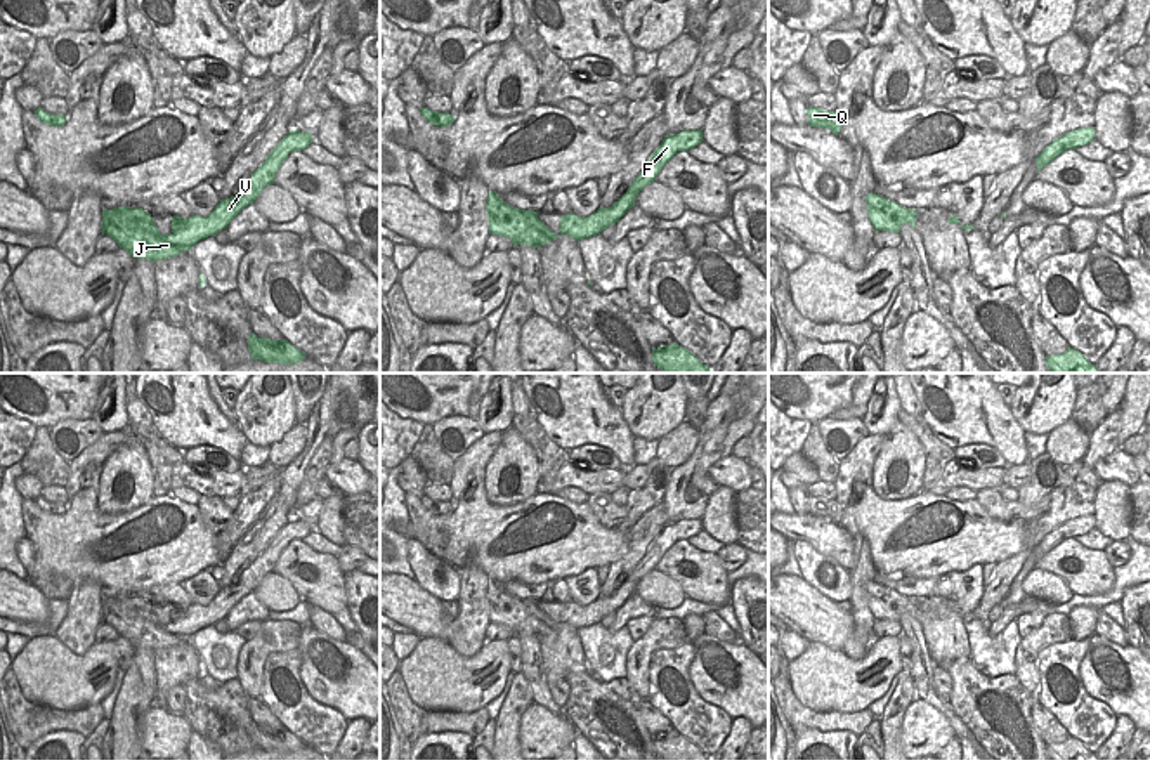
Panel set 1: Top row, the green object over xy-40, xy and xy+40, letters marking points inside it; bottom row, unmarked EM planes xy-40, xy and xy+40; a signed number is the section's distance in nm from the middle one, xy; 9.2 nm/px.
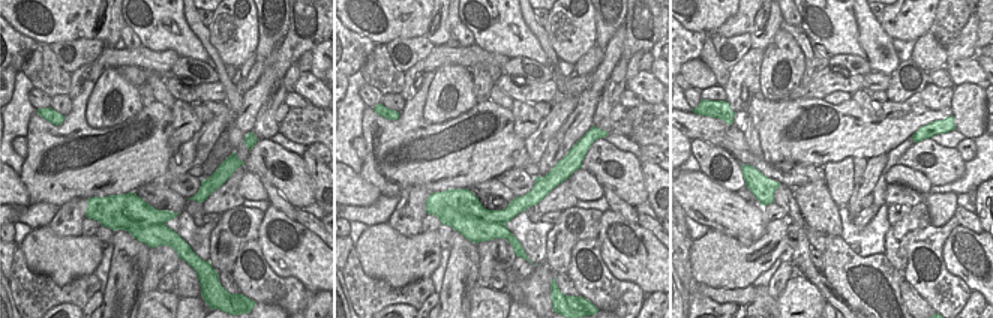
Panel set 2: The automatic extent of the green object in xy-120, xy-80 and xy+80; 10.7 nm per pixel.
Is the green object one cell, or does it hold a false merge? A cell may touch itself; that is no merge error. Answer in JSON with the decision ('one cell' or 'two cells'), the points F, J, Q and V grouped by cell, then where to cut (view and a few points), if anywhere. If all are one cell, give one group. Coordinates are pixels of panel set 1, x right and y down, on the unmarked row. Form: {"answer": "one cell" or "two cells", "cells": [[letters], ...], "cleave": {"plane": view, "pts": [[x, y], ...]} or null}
{"answer": "two cells", "cells": [["F", "V"], ["J", "Q"]], "cleave": {"plane": "xy-40", "pts": [[124, 620], [137, 613], [162, 628], [184, 637]]}}

